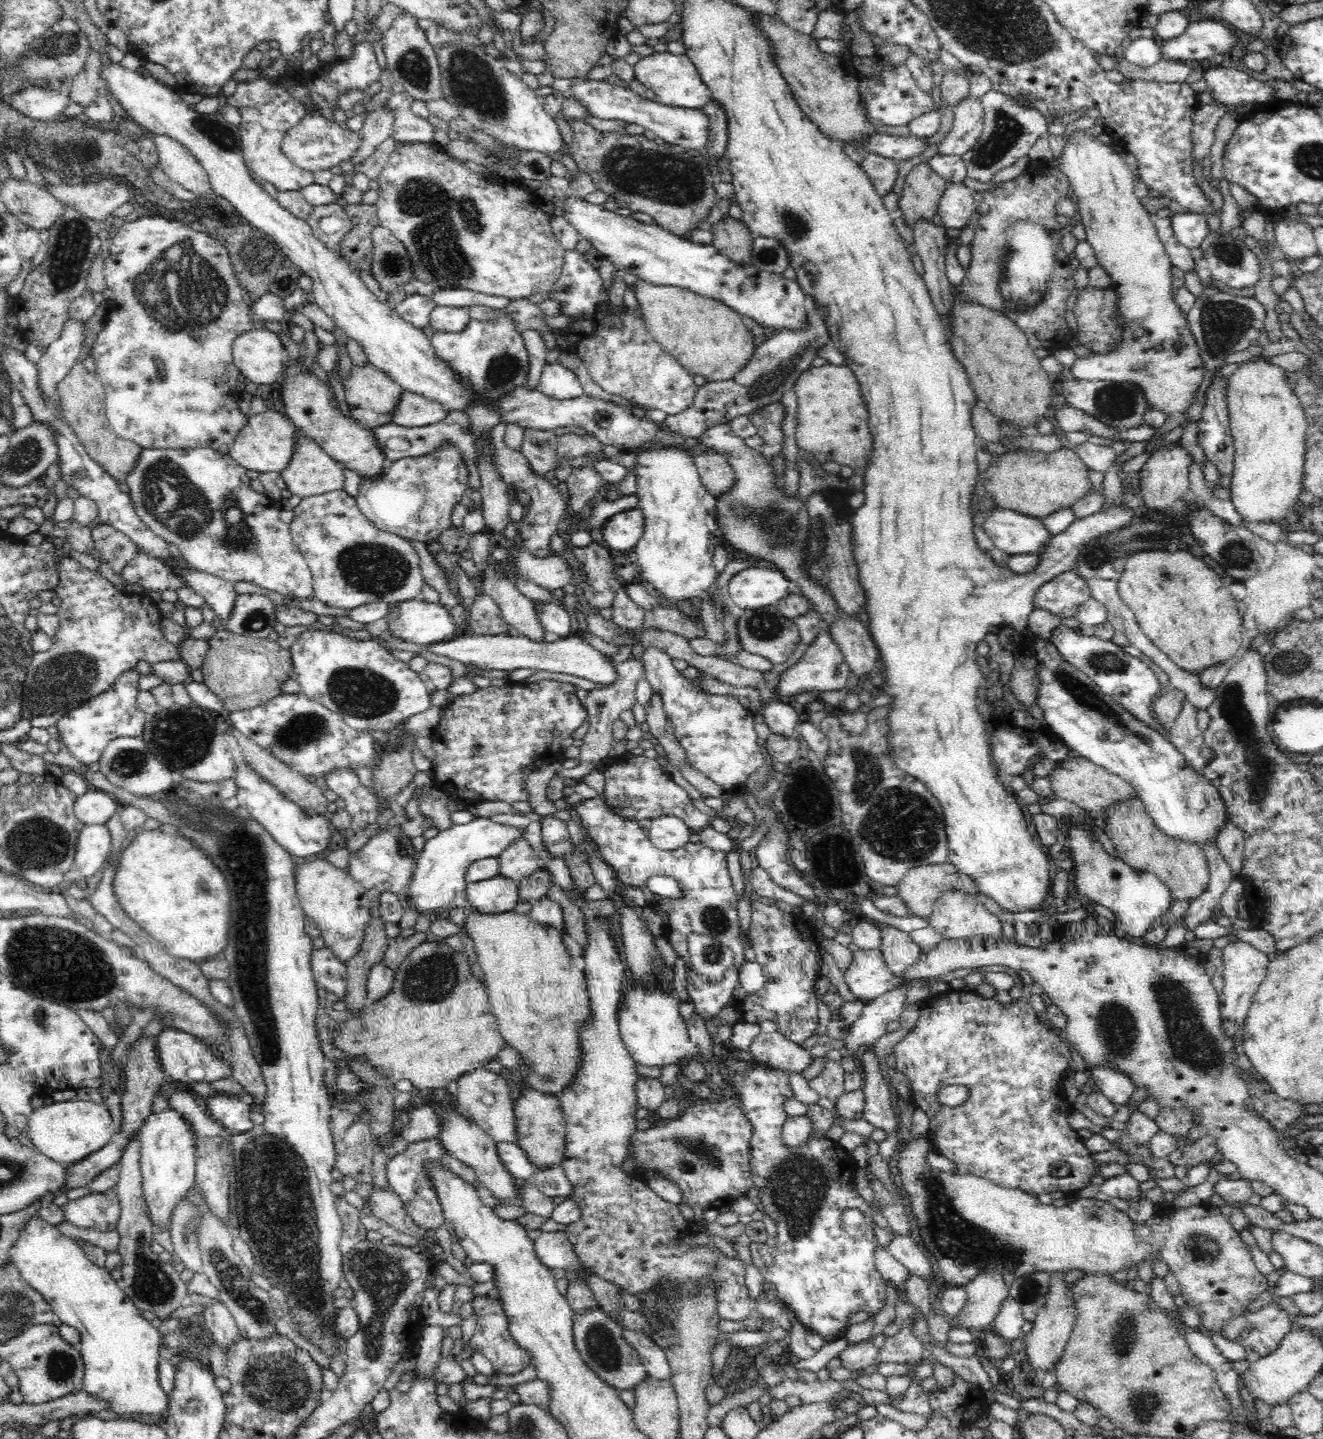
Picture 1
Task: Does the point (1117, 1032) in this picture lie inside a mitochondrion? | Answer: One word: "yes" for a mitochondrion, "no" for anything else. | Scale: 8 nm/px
yes

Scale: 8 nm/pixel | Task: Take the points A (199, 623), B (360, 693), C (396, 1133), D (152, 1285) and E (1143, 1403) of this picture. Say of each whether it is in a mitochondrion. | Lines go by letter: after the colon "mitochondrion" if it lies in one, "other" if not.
A: other
B: mitochondrion
C: other
D: mitochondrion
E: mitochondrion

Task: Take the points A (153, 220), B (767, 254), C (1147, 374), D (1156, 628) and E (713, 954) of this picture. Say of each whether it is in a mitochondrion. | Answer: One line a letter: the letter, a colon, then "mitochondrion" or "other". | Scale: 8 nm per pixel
A: other
B: mitochondrion
C: mitochondrion
D: other
E: mitochondrion

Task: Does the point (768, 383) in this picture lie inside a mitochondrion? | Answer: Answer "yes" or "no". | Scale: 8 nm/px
yes

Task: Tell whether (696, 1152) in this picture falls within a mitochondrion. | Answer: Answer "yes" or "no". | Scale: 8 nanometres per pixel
yes

